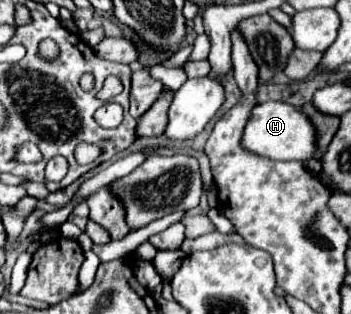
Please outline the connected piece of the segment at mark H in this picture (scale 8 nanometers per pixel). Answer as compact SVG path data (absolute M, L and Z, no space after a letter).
M266 101L252 109L252 117L244 129L244 147L274 161L310 161L318 149L318 137L312 121L300 109L282 101Z

